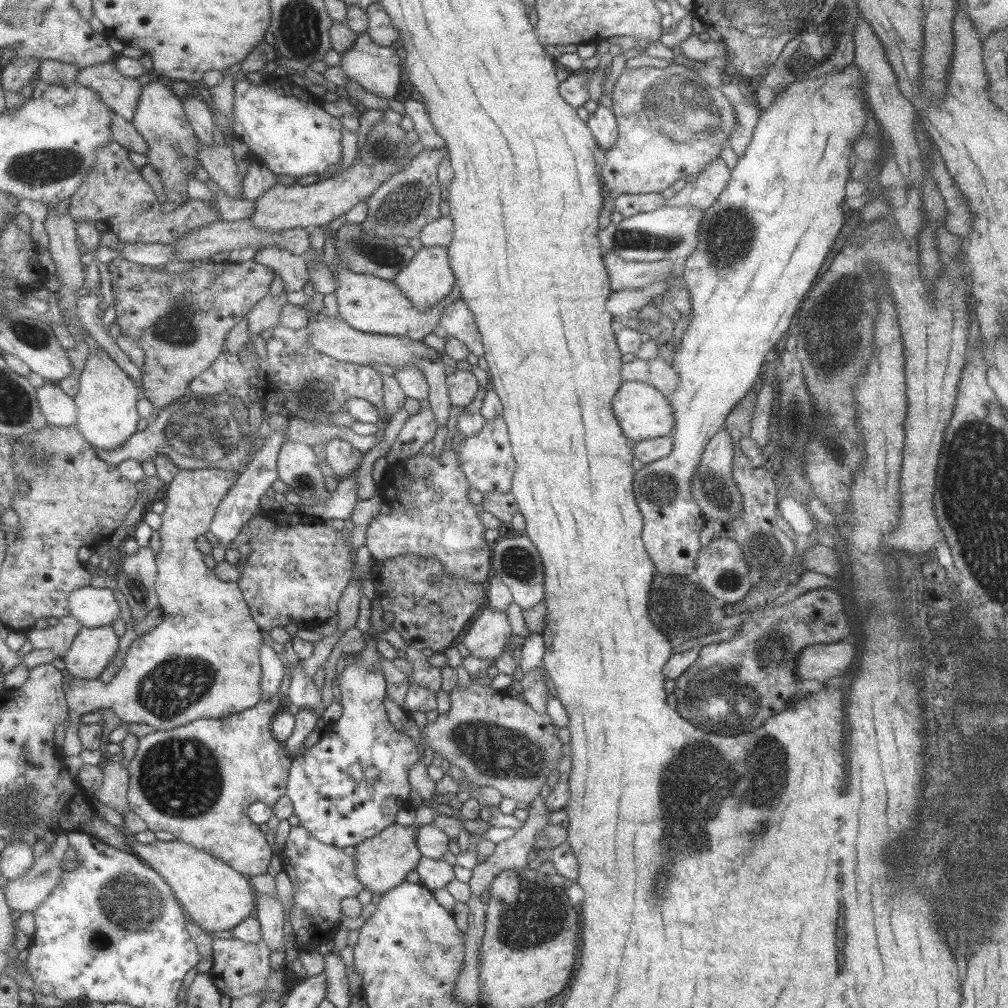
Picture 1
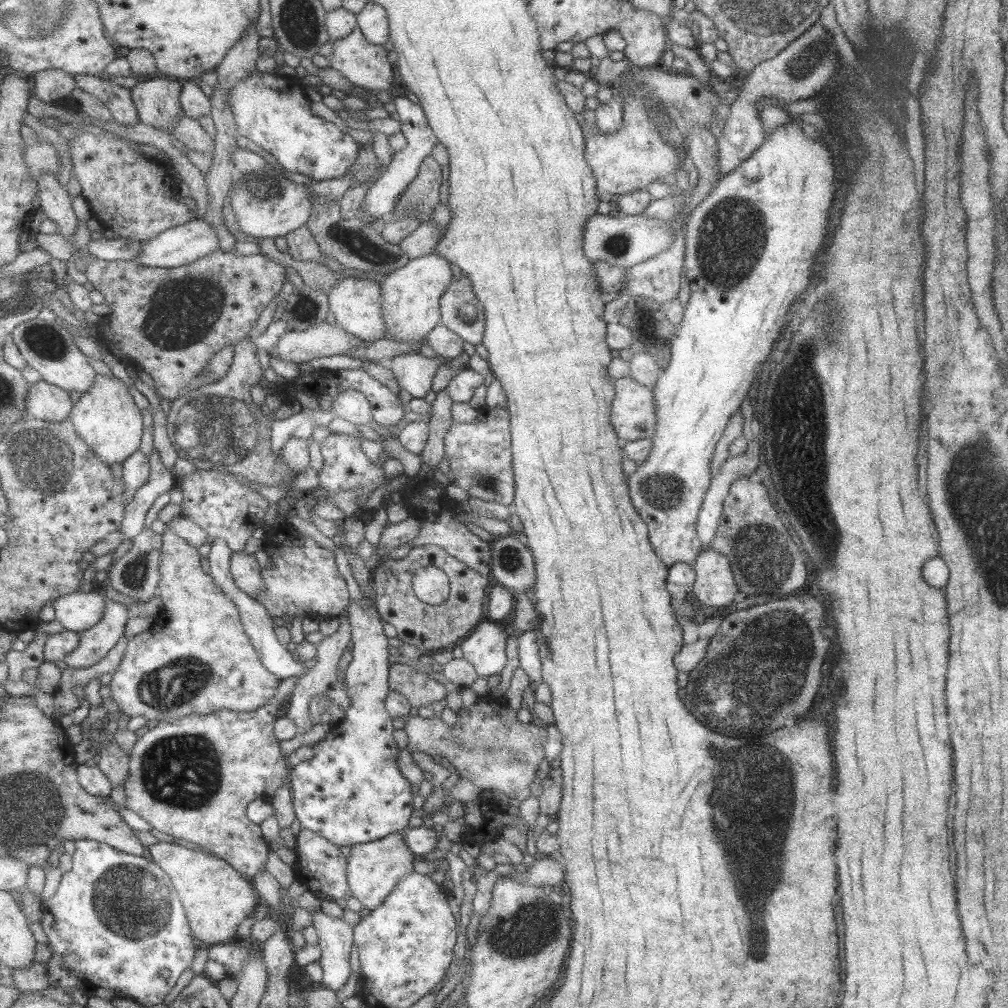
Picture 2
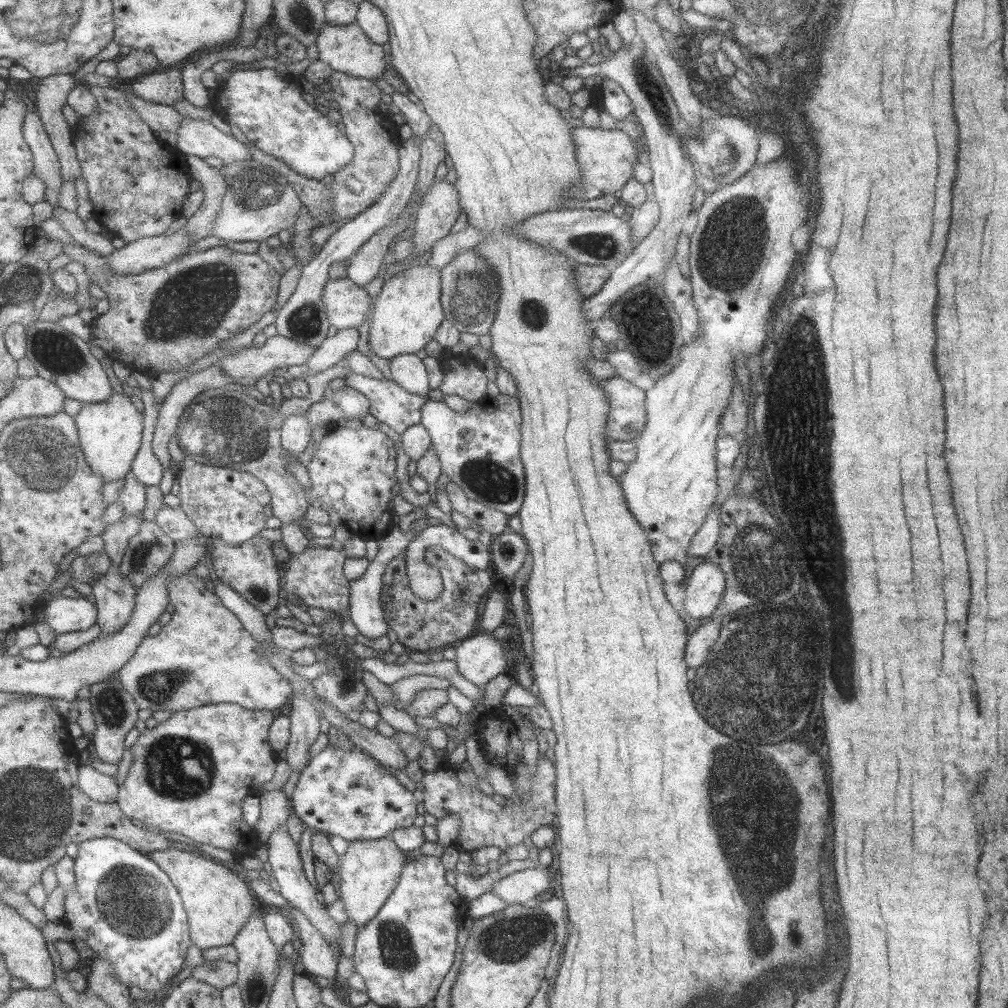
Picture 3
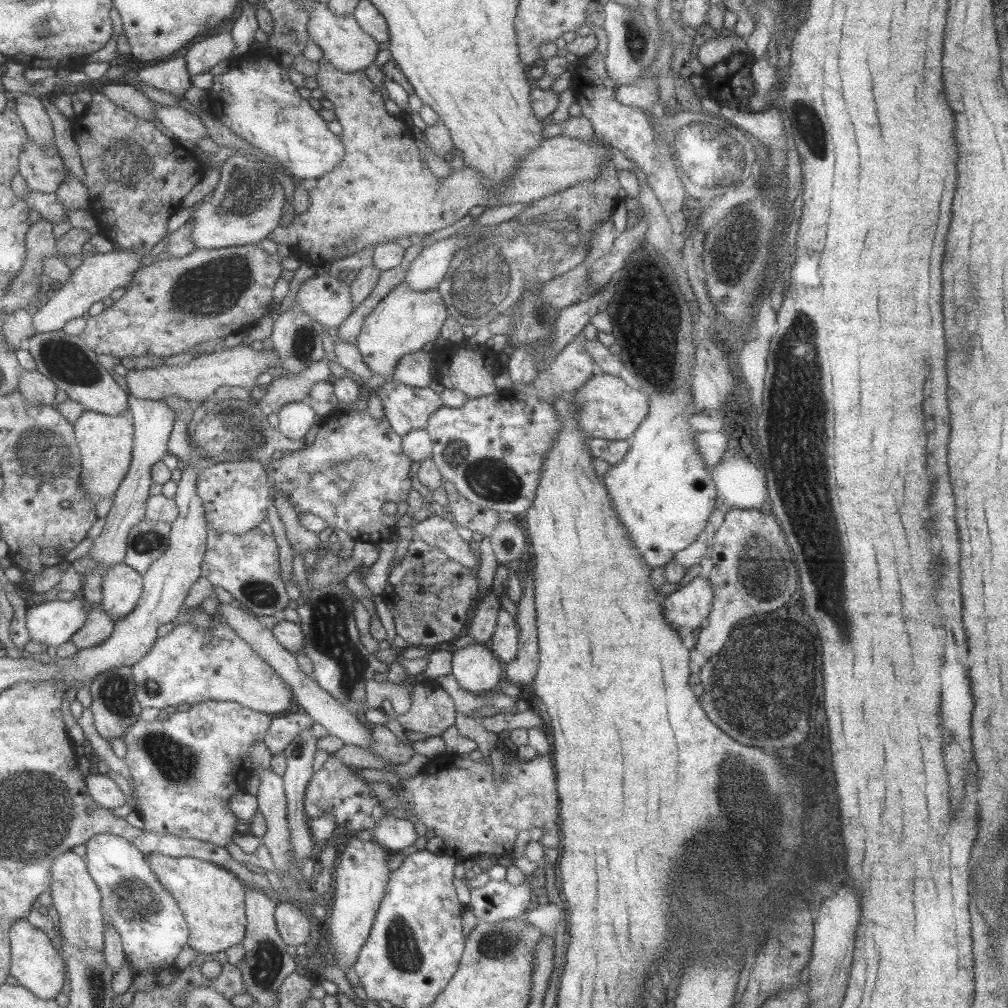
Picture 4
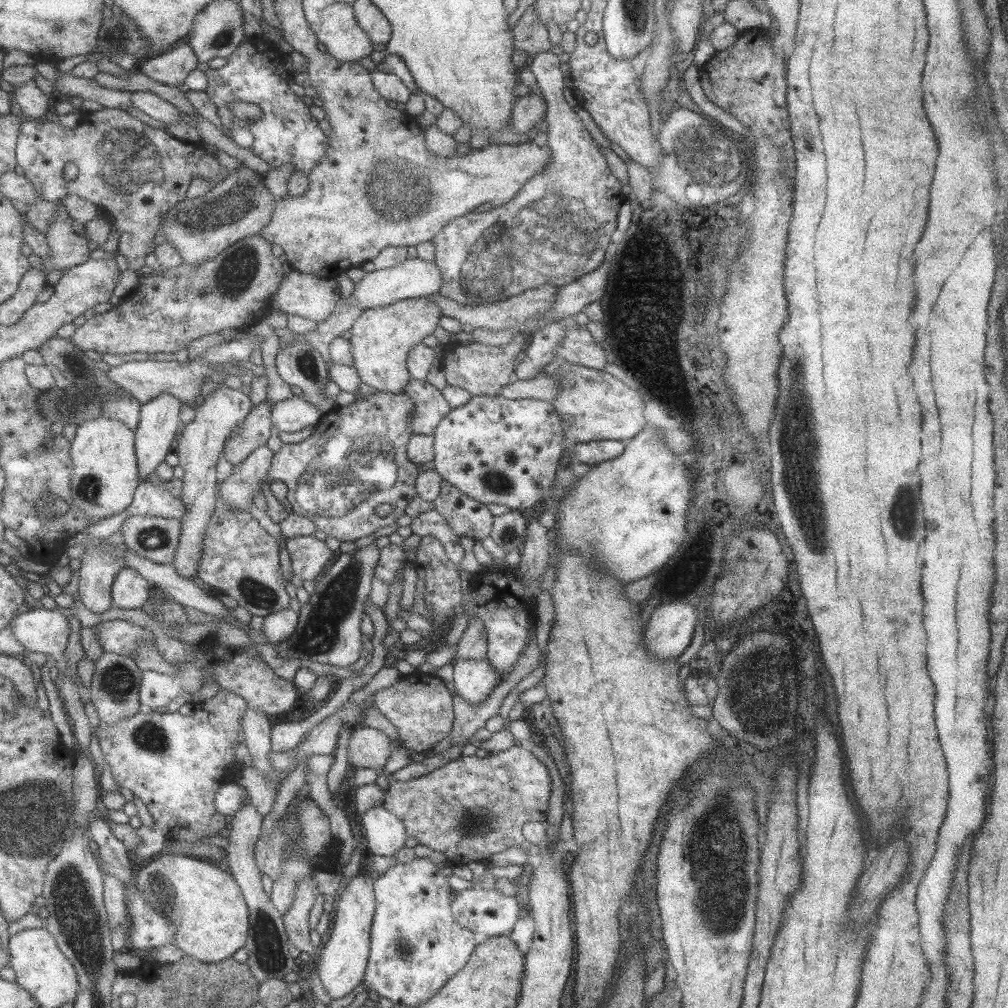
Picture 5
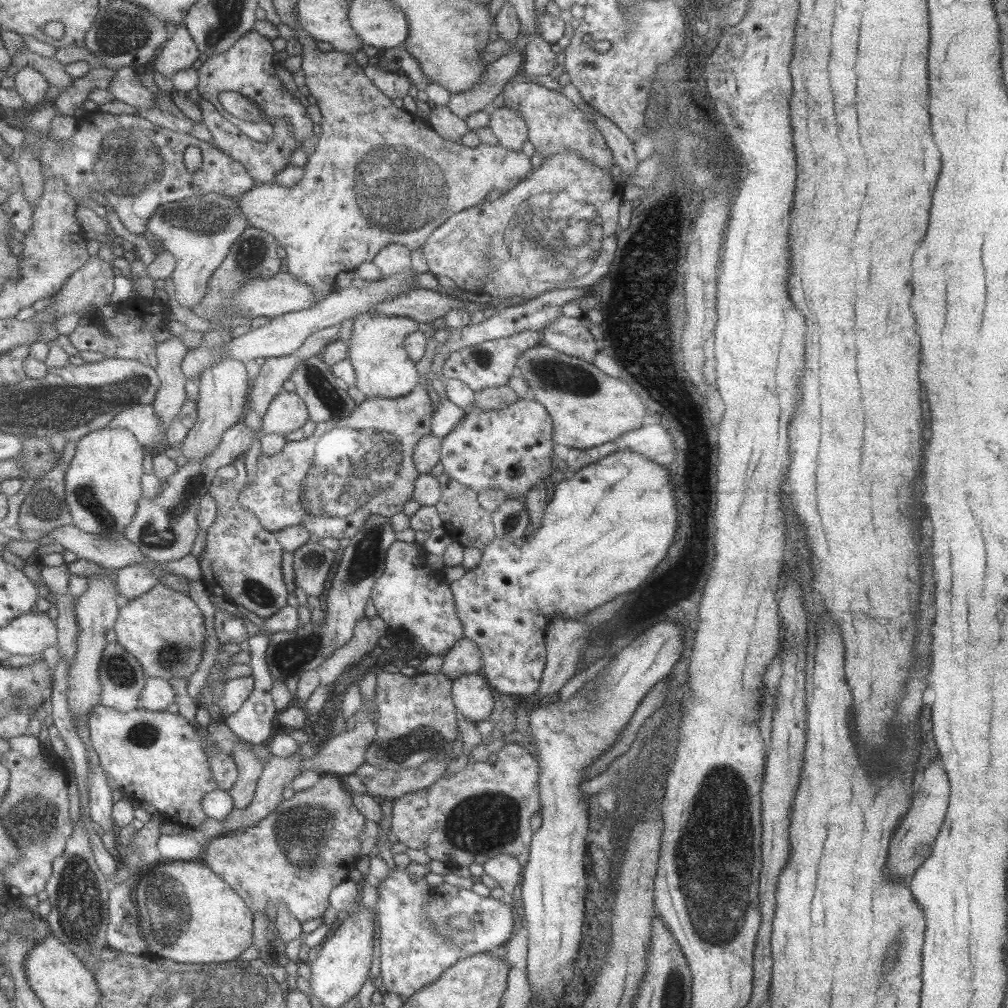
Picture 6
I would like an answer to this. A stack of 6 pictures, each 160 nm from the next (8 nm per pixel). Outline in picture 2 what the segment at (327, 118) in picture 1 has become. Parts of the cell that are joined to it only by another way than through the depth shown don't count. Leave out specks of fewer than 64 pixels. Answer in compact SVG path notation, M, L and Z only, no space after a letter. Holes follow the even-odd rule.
M254 71L251 76L242 78L228 92L228 103L233 113L237 135L245 136L250 142L263 148L275 157L282 166L282 171L299 172L311 177L315 181L337 178L348 172L350 166L355 162L358 145L347 133L343 133L336 125L327 122L315 114L311 114L311 108L305 95L305 86L287 82L281 75L275 77L275 72Z

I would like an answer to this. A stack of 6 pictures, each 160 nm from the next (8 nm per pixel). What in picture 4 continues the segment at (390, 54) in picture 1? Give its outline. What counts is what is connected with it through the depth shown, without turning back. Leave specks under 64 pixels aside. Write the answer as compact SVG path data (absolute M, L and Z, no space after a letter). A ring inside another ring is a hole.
M325 2L315 3L314 9L308 15L306 29L308 38L323 51L323 57L341 72L364 71L373 64L379 51L378 43L360 29L352 14L337 16L327 8Z

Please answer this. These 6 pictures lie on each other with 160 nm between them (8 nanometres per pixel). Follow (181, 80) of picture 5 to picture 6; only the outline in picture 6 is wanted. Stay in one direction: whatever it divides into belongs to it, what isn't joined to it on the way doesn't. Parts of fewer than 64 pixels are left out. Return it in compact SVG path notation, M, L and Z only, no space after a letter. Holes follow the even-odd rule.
M184 21L172 31L170 40L154 61L154 70L172 79L180 70L191 68L197 59L198 48Z

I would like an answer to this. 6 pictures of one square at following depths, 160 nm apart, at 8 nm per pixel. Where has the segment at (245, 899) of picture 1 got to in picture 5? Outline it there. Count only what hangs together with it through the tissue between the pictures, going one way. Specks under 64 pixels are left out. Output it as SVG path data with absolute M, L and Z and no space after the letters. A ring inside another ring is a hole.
M163 853L148 861L138 872L139 890L155 910L165 911L177 924L175 946L187 956L208 963L229 959L246 943L250 931L250 910L241 889L228 872L211 866L208 860Z

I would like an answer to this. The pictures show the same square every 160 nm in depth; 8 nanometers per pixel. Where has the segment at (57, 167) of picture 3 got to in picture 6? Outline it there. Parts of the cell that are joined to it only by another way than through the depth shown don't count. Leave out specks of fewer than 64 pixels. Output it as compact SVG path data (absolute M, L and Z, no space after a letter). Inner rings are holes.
M26 66L14 76L15 88L23 97L25 109L35 108L50 91L50 82L39 69Z

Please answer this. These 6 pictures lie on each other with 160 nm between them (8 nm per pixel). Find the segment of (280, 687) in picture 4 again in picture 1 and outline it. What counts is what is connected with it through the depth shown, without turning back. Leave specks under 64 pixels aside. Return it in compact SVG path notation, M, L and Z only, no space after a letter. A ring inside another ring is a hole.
M219 468L181 469L169 484L166 490L166 507L162 513L163 527L159 531L162 546L157 553L159 574L156 588L160 596L160 606L163 607L163 620L147 633L132 638L124 665L111 682L69 677L66 691L70 706L69 720L60 749L63 756L78 755L80 750L86 749L80 738L82 717L99 709L109 708L122 722L148 724L159 731L183 727L197 719L219 719L233 715L254 707L260 701L261 630L253 622L237 583L219 580L203 563L203 554L195 544L197 537L208 532L216 506L237 476L237 472L233 470Z

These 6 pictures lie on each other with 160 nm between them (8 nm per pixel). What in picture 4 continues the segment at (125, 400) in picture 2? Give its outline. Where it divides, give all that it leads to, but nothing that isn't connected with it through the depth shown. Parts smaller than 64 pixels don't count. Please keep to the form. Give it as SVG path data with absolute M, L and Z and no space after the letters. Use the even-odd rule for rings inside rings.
M86 410L74 426L83 458L81 479L84 489L96 504L103 497L111 497L114 500L119 485L126 479L134 460L135 422L133 422L133 412L125 410L119 416L109 416L101 412Z

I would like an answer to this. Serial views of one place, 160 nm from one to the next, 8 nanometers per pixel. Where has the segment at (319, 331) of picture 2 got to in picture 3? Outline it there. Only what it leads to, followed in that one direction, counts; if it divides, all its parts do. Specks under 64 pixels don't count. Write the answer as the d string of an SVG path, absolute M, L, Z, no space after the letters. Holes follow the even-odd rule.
M276 334L266 338L264 345L259 348L250 346L215 363L230 377L251 377L257 380L263 376L269 377L275 369L305 364L313 351L311 345L296 343L296 340Z

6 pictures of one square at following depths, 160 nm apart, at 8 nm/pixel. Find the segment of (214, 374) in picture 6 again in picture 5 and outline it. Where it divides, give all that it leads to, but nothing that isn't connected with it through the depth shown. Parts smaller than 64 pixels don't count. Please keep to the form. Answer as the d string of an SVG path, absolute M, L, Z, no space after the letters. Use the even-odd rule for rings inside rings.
M222 384L221 388L203 398L200 406L195 406L195 421L187 424L180 433L180 440L175 448L180 457L180 466L184 470L182 501L186 513L180 518L183 521L183 532L179 542L174 565L183 578L194 578L197 575L202 558L203 533L216 507L216 482L219 476L215 472L217 459L222 456L226 439L249 412L251 402L241 390L231 390Z

